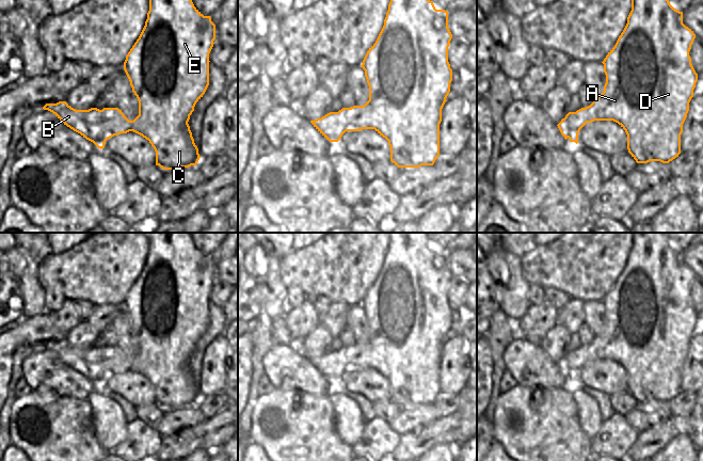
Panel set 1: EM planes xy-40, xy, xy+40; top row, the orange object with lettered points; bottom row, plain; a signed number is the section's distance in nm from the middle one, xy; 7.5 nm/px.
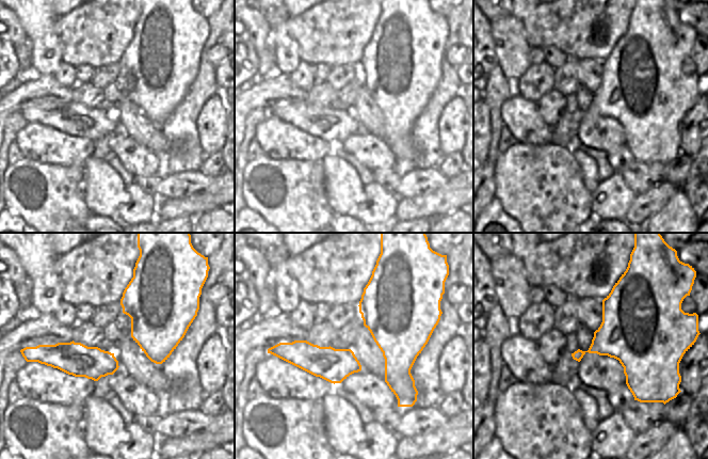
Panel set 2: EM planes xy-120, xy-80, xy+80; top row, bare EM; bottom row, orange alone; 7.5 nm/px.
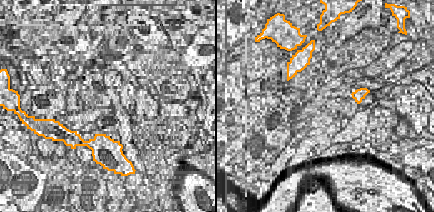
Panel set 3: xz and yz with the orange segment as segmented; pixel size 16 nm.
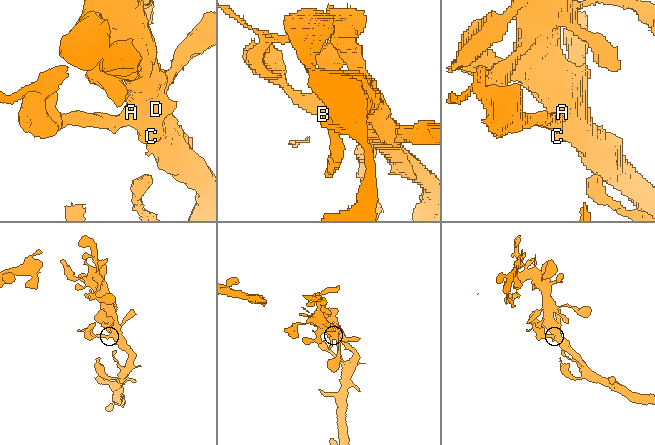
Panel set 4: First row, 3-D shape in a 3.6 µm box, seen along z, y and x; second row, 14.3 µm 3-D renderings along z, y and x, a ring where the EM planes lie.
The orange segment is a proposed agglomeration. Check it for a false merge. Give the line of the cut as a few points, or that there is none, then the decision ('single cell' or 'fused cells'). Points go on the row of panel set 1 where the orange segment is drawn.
cut xy-40 (101, 110), (101, 115), (105, 120), (106, 140); fused cells

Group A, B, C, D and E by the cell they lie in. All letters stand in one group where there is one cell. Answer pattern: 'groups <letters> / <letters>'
groups A C D E / B

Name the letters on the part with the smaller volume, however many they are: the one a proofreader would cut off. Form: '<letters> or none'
B

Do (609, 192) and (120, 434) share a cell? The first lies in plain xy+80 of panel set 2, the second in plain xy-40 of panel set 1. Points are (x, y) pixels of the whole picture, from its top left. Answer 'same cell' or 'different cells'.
different cells

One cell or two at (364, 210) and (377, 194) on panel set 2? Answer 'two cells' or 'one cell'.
one cell

